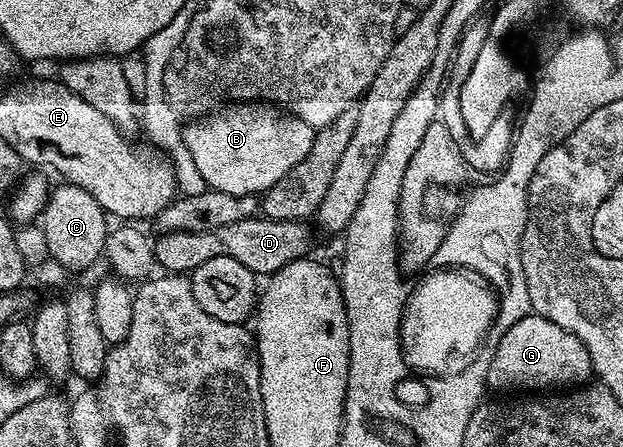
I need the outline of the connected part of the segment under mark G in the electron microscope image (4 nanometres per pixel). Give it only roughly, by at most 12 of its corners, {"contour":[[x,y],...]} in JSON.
{"contour":[[524,315],[491,357],[487,384],[565,389],[593,375],[587,345]]}

